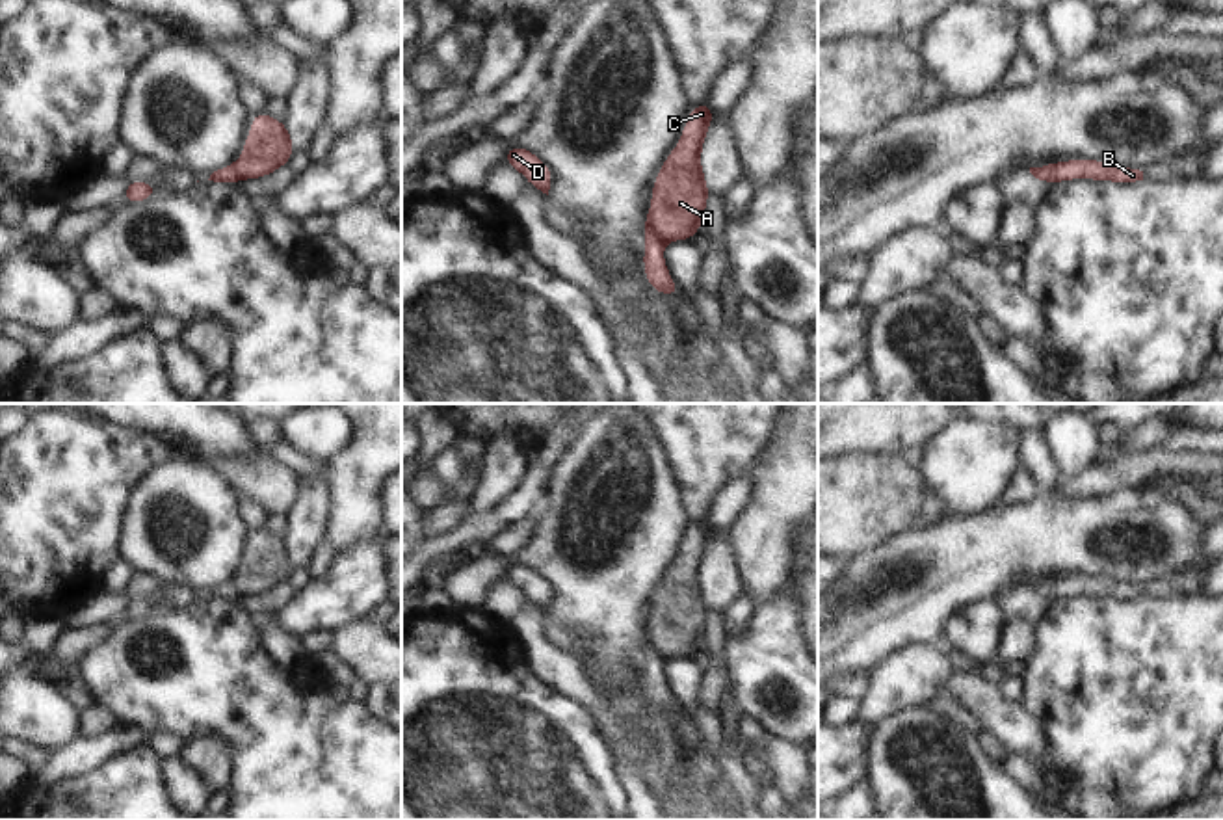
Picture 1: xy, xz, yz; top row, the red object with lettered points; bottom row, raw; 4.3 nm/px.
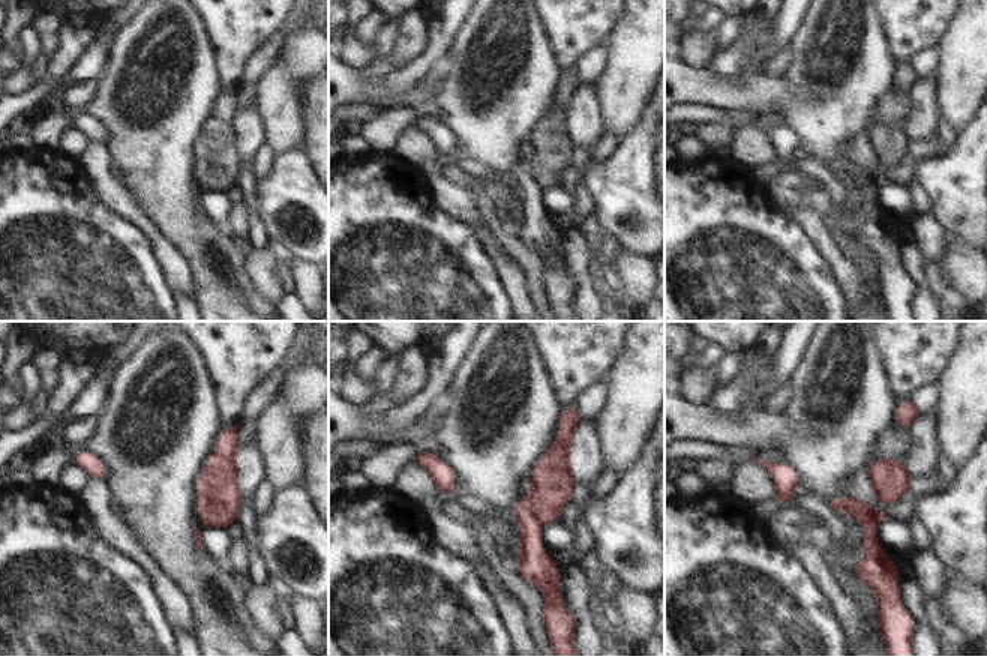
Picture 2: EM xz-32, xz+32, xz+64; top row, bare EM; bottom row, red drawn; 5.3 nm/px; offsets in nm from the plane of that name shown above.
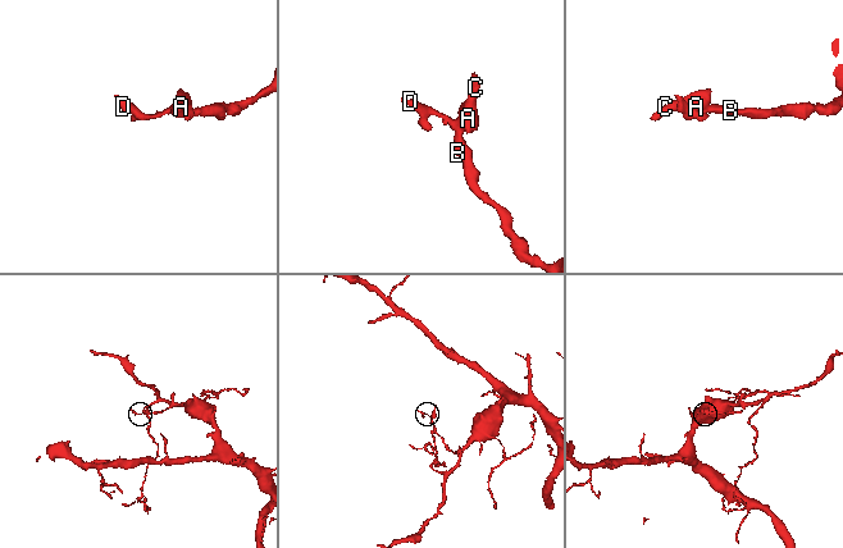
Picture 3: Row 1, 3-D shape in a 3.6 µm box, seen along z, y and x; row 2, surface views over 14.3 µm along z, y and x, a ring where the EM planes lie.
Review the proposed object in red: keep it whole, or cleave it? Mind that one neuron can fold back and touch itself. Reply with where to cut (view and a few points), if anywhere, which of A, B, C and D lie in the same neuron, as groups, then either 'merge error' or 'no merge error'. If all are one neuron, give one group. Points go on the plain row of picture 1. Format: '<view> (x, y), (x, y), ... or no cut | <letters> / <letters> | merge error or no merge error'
xz (649, 629), (651, 642), (664, 657) | A C / B D | merge error

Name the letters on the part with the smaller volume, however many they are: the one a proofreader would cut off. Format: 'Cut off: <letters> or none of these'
Cut off: A, C

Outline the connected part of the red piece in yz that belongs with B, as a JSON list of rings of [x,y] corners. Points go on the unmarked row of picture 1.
[[[1065,576],[1058,580],[1043,580],[1032,591],[1048,601],[1074,595],[1111,597],[1117,601],[1143,597],[1143,588],[1102,576]]]

